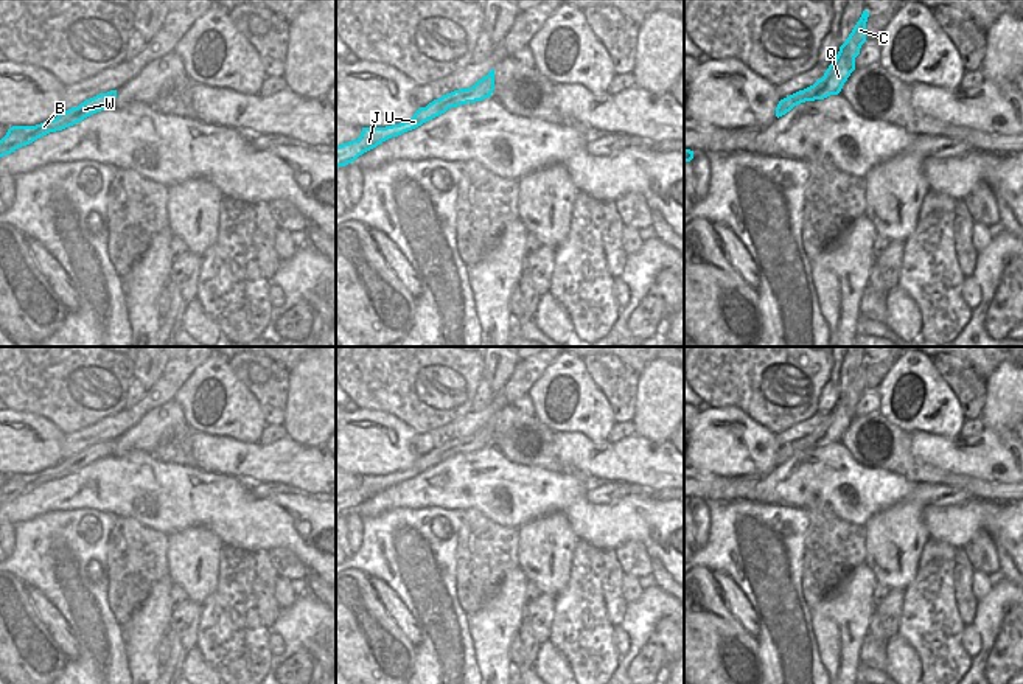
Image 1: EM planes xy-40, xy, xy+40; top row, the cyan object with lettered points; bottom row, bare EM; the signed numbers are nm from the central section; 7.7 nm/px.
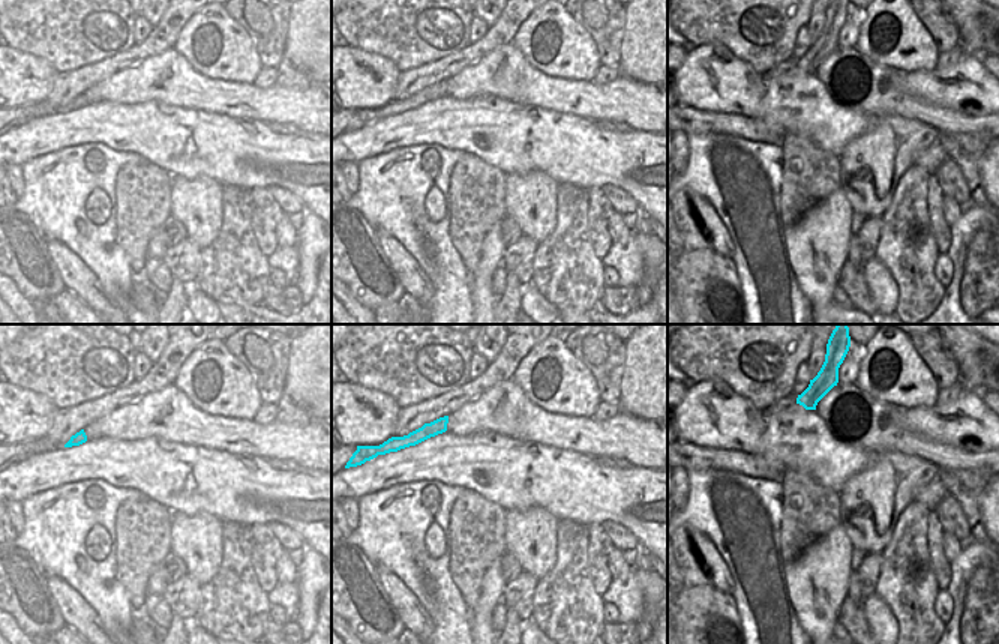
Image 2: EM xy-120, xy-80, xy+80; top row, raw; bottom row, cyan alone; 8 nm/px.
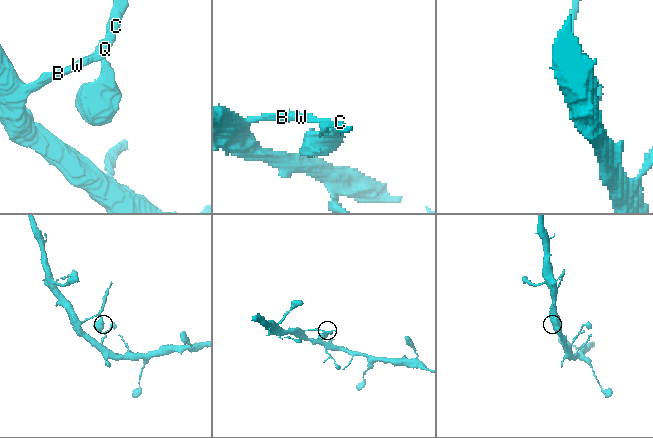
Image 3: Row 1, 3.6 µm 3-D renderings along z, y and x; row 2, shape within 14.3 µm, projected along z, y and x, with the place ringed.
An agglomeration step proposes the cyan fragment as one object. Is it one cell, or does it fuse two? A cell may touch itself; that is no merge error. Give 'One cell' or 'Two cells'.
Two cells.

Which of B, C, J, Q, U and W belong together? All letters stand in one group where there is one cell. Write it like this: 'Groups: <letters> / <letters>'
Groups: B J U W / C Q.

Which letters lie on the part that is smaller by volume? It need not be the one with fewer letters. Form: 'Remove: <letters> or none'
Remove: C, Q

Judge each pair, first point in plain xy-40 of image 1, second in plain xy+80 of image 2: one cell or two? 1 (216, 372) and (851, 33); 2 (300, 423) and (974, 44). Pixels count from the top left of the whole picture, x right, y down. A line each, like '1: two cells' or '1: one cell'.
1: two cells
2: one cell

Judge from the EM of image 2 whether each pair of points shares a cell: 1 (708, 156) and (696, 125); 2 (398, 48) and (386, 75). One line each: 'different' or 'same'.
1: different
2: different

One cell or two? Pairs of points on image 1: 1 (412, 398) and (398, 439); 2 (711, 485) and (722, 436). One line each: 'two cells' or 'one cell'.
1: two cells
2: two cells

